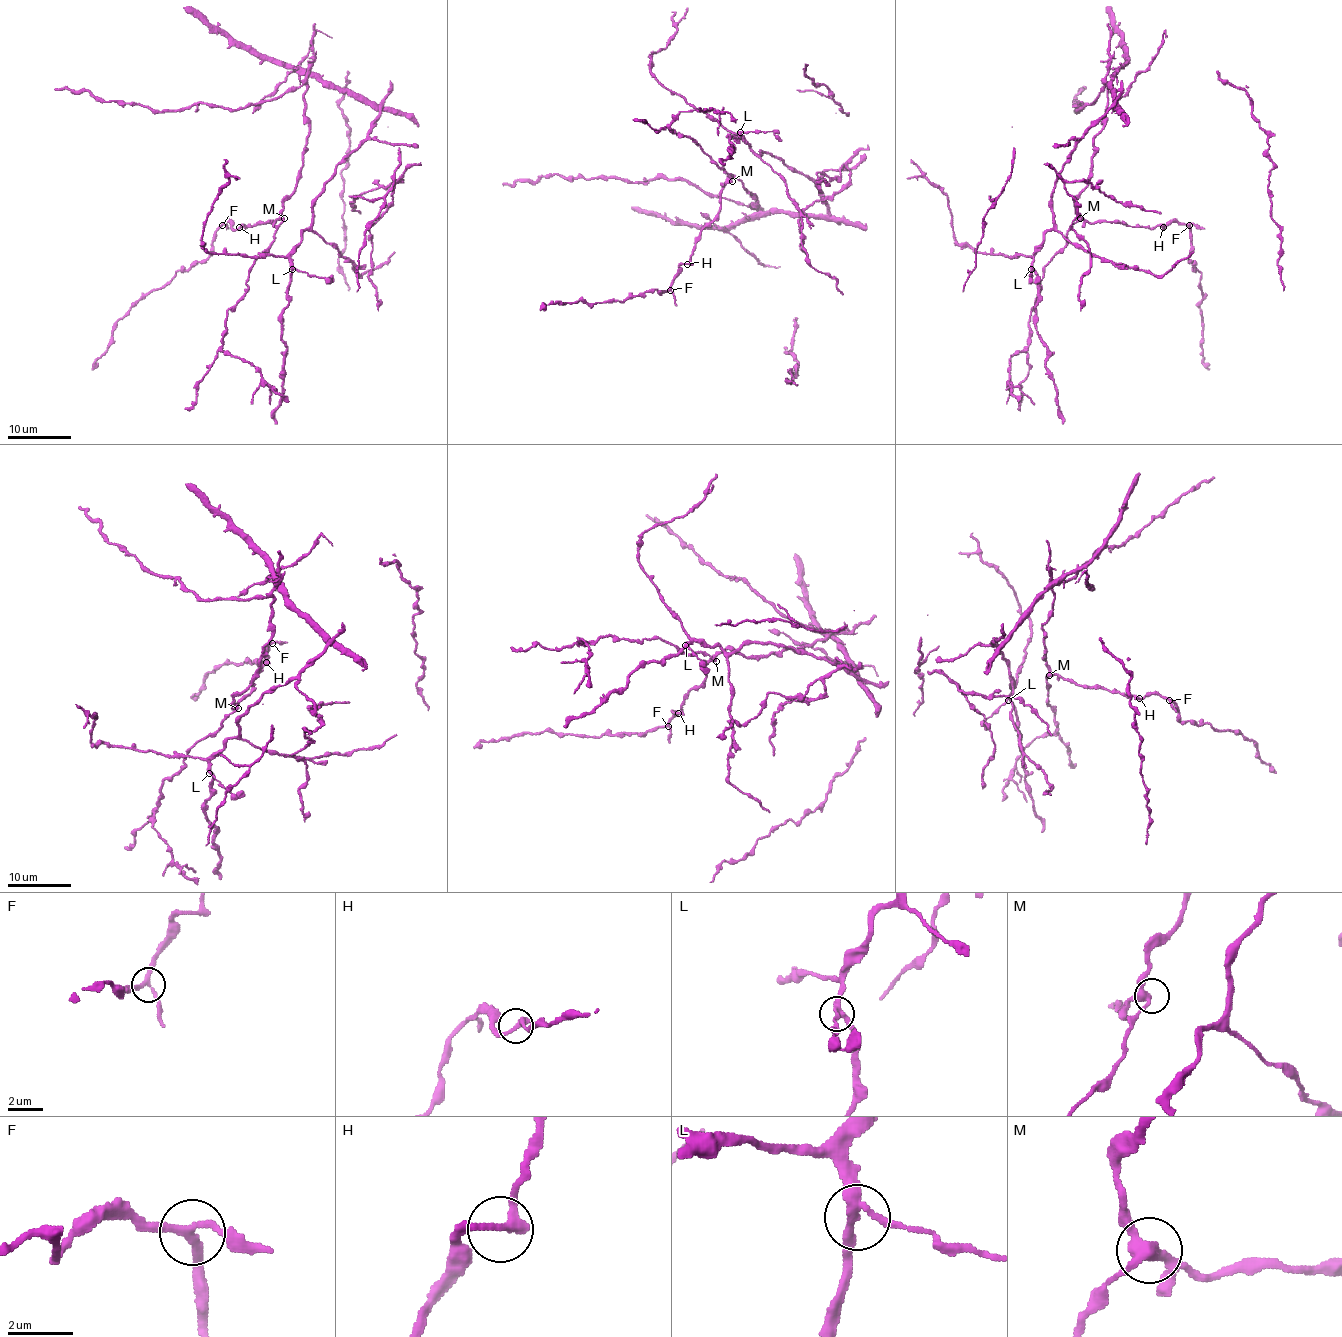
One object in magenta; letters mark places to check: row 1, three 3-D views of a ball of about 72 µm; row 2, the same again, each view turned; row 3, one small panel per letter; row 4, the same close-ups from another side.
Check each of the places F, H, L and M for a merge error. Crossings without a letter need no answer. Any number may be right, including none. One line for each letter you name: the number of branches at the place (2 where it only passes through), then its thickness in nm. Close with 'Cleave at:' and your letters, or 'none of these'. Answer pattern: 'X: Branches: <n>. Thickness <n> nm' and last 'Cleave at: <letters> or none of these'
Cleave at: none of these

